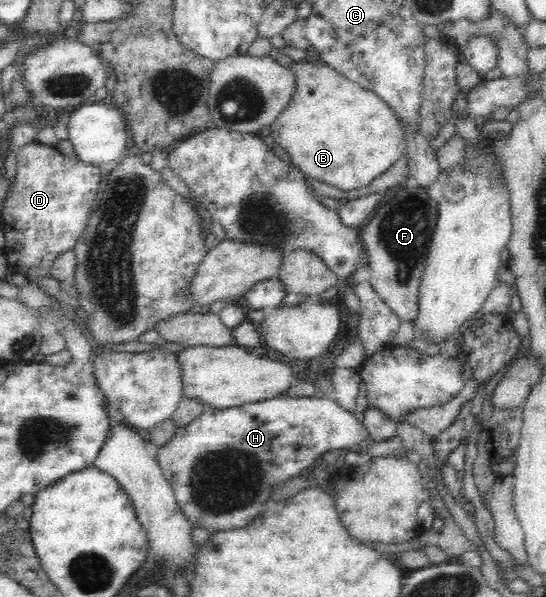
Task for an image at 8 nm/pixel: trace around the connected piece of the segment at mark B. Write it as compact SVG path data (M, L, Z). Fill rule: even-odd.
M312 46L305 48L305 51L306 60L288 63L288 68L294 73L294 92L286 108L270 124L270 136L274 143L280 144L290 155L288 162L298 167L308 178L326 182L340 190L362 188L405 155L405 140L400 122L373 92L366 92L365 88L320 62Z

